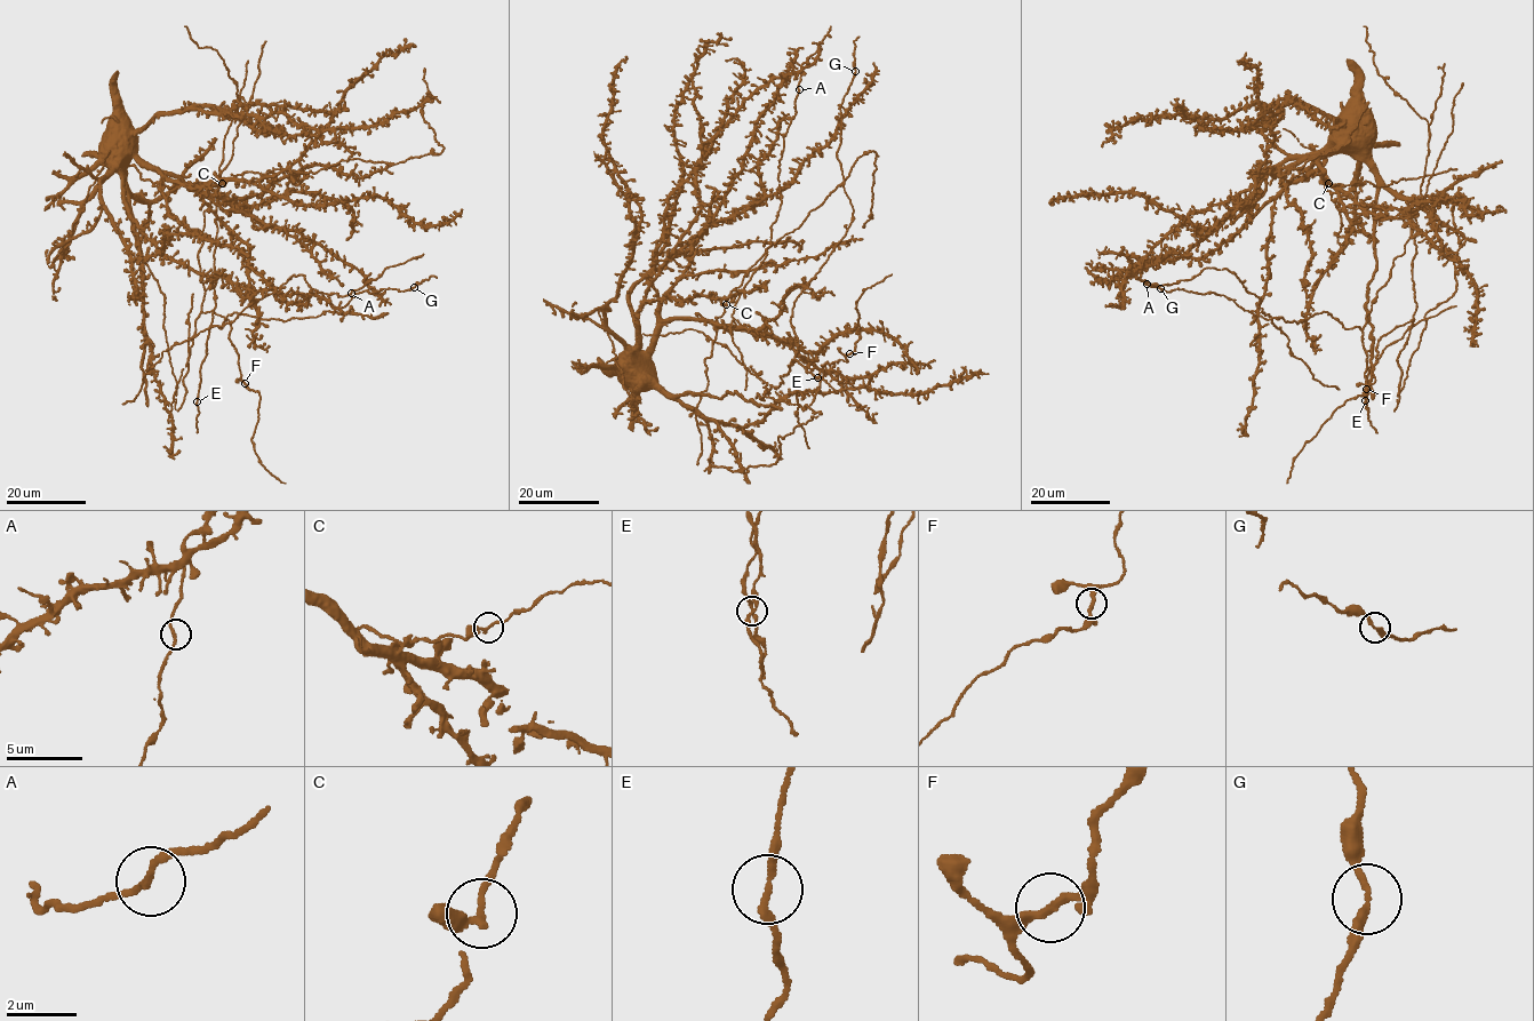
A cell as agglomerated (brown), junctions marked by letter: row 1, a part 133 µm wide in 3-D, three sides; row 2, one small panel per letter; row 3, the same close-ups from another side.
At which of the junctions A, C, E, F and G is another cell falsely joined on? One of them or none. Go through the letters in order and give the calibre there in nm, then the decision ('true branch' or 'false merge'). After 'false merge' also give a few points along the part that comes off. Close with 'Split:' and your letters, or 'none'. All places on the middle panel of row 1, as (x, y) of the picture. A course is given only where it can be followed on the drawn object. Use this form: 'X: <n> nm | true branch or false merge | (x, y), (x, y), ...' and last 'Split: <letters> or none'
A: 190 nm | true branch
C: 240 nm | true branch
E: 200 nm | true branch
F: 240 nm | true branch
G: 220 nm | true branch
Split: none

